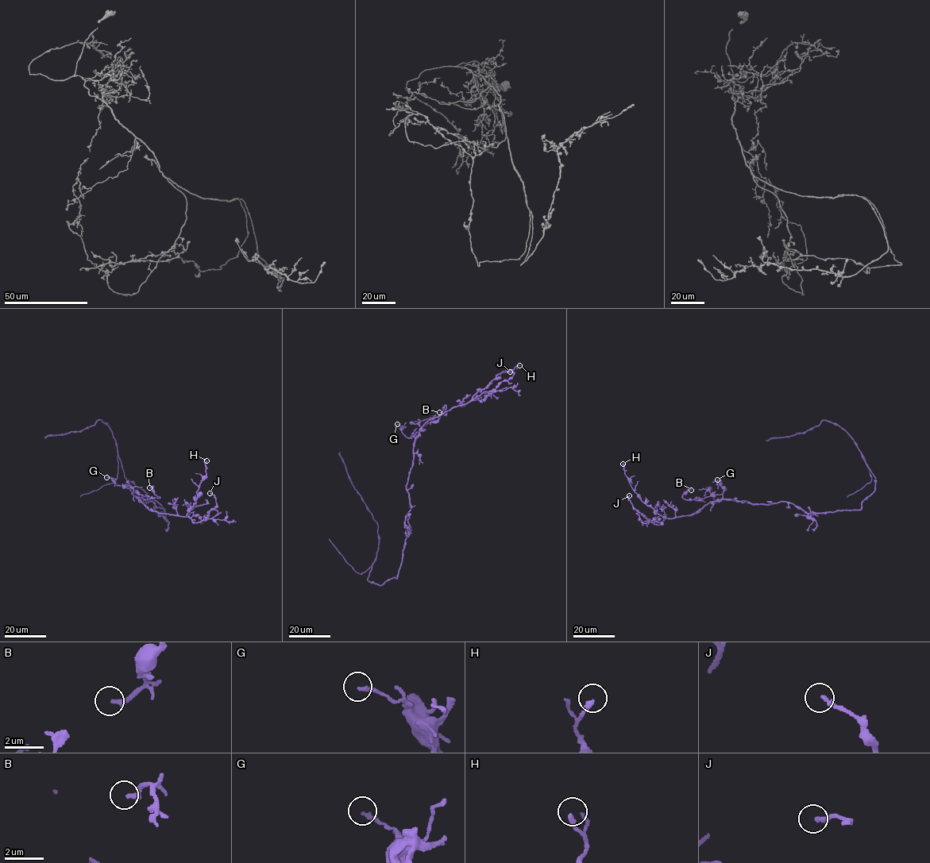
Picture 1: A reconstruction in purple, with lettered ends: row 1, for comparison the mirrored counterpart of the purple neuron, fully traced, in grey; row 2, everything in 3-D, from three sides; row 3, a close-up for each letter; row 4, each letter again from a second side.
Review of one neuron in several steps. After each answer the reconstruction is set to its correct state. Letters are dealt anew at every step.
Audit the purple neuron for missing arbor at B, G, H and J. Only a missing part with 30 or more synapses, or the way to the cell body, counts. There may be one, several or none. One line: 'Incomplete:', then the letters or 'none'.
Incomplete: none

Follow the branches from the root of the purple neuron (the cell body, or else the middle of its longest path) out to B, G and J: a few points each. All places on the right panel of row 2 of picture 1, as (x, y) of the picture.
B: (820, 513), (807, 514), (786, 502), (753, 504), (725, 499), (721, 495), (684, 498), (682, 494), (691, 490)
G: (820, 513), (807, 514), (786, 502), (753, 504), (725, 499), (723, 495), (726, 489), (717, 479)
J: (820, 513), (807, 514), (786, 502), (718, 499), (656, 525), (632, 506), (629, 495)

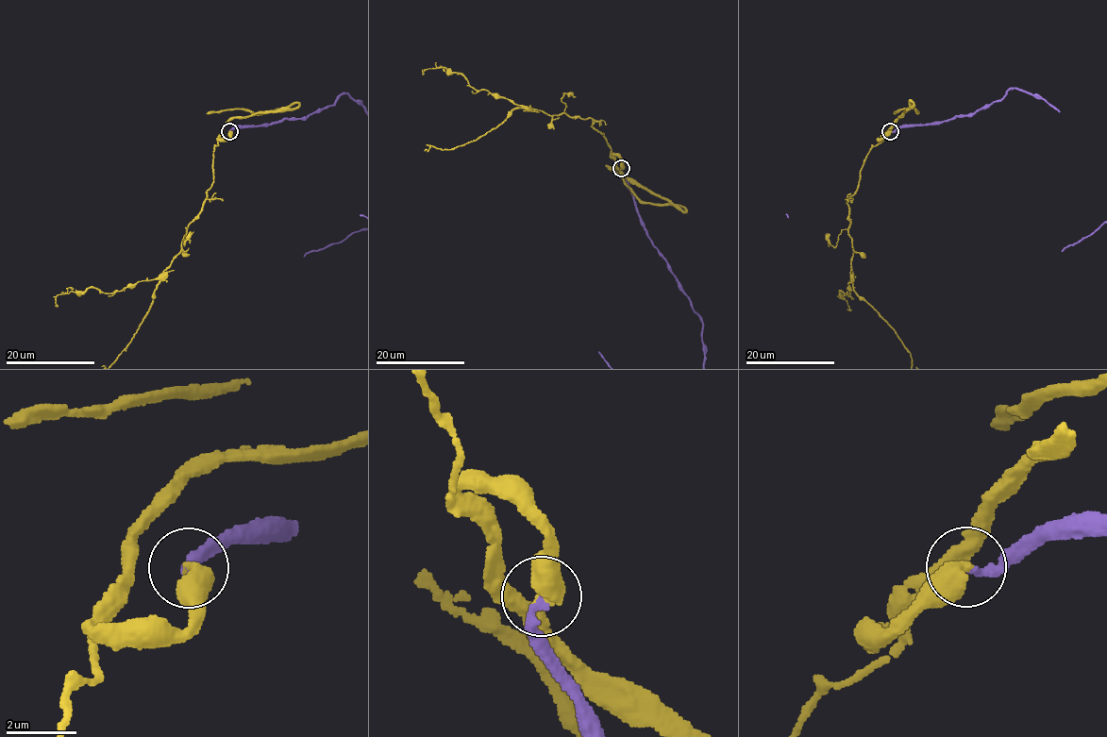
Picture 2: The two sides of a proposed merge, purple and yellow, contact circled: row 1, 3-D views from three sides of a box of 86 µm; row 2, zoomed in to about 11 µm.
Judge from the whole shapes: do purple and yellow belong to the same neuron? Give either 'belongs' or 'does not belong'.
belongs

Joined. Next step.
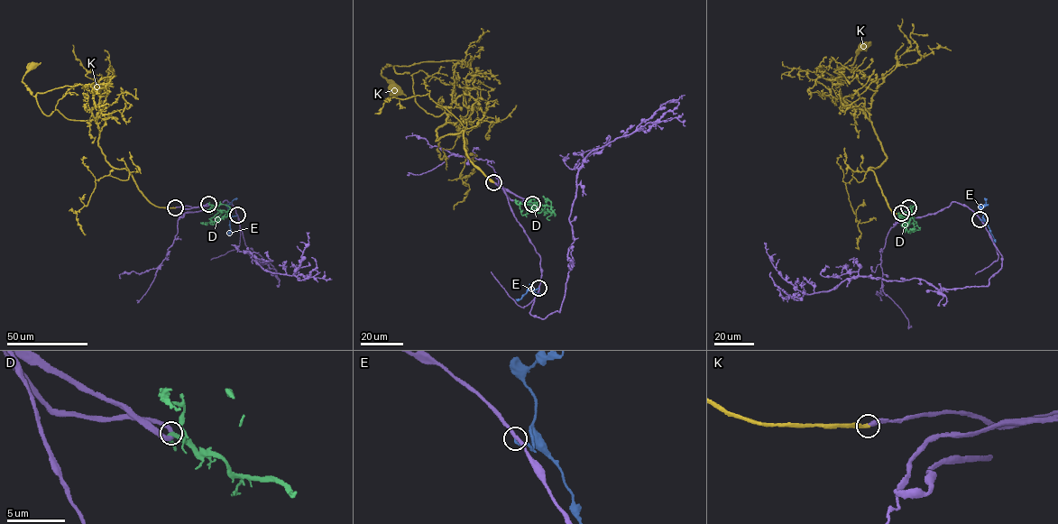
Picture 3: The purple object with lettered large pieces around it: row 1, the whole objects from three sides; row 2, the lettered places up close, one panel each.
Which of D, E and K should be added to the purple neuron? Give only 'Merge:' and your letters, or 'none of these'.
Merge: K

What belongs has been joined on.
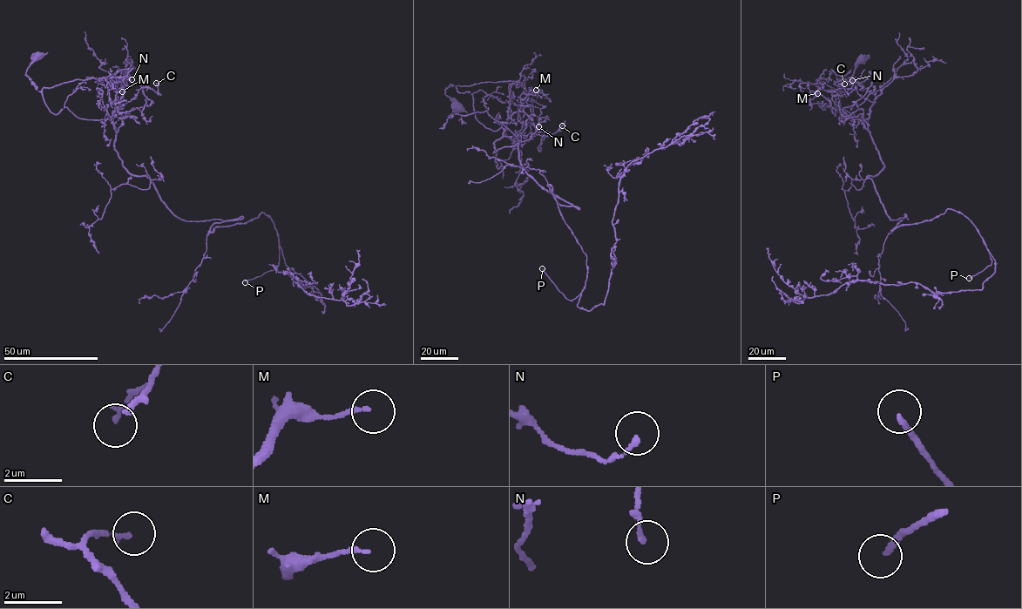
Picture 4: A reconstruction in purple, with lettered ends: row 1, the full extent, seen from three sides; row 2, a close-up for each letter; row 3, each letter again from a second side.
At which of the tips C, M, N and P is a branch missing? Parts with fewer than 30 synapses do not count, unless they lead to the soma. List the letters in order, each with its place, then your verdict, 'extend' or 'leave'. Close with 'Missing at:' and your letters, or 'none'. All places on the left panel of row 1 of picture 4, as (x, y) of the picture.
C: (156, 83) | leave
M: (122, 91) | leave
N: (131, 79) | leave
P: (245, 282) | extend
Missing at: P

